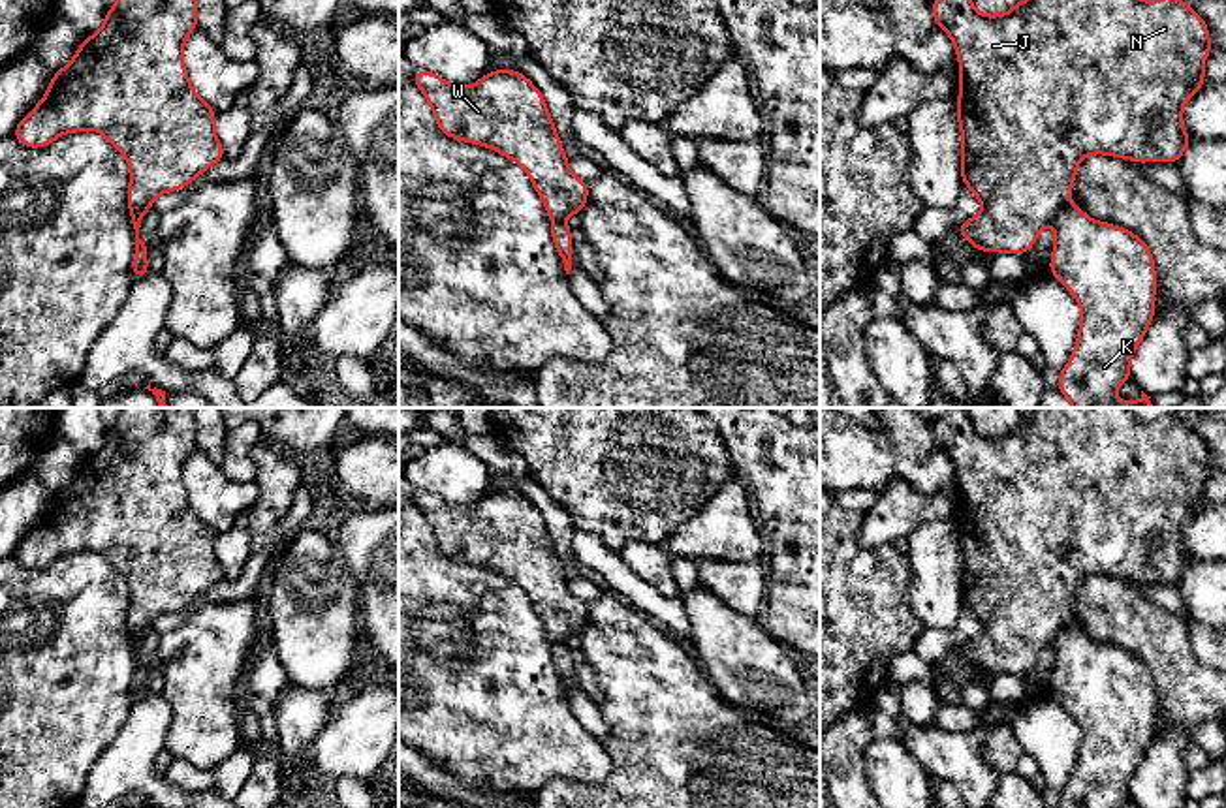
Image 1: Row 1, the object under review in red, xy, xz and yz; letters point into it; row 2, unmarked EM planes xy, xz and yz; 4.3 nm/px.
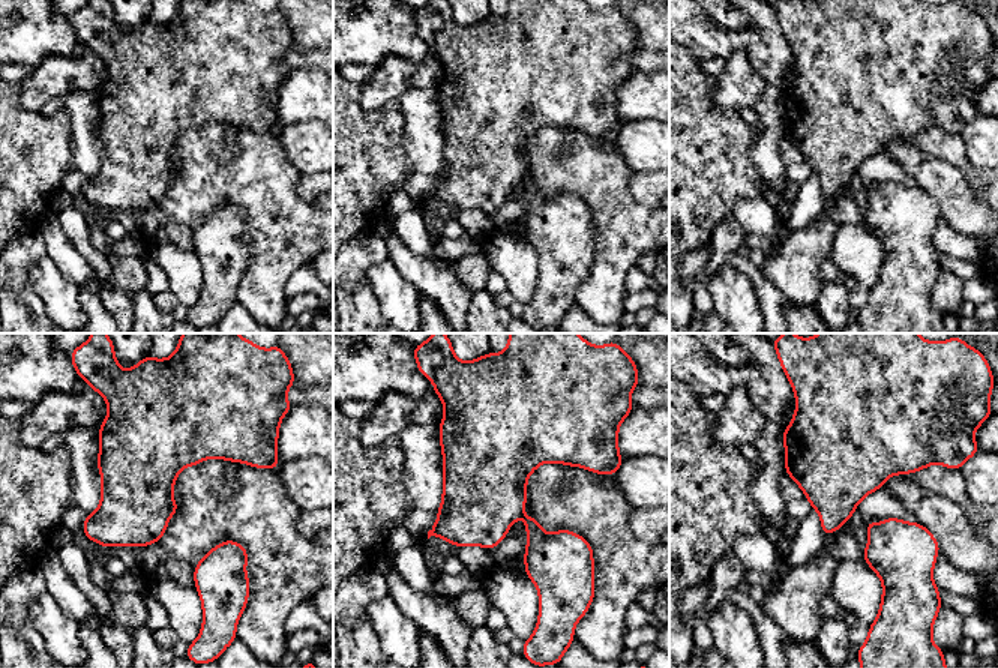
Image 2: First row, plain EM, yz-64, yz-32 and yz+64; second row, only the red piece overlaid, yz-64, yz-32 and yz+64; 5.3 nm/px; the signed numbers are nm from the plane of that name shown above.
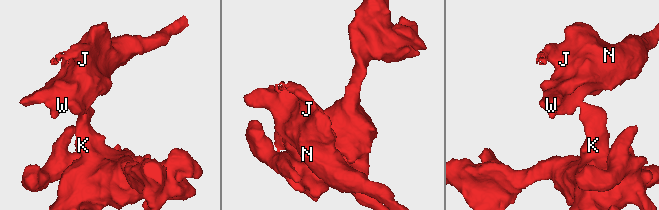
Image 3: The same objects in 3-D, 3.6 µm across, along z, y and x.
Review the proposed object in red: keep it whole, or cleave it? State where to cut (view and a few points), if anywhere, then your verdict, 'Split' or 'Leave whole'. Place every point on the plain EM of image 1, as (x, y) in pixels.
Split along yz (1068, 624), (1052, 641). Split

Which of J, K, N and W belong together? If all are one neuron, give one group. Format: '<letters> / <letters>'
J N W / K

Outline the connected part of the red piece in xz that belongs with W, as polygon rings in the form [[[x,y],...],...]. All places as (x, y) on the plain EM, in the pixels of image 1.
[[[416,490],[414,504],[425,515],[444,556],[489,567],[519,584],[530,598],[551,643],[579,635],[589,618],[589,607],[568,590],[568,579],[547,532],[542,513],[517,490],[493,490],[476,505],[449,505],[440,496]]]

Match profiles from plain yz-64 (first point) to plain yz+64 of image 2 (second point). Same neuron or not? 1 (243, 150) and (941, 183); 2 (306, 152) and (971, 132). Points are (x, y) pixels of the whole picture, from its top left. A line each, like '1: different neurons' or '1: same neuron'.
1: same neuron
2: same neuron

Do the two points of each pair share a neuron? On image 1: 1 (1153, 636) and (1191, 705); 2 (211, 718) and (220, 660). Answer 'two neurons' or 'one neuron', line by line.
1: one neuron
2: one neuron

